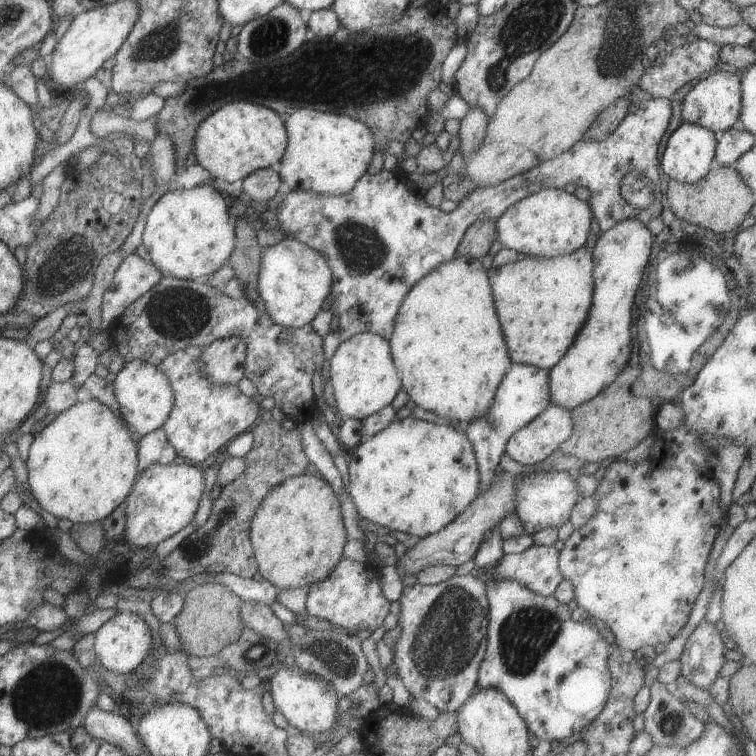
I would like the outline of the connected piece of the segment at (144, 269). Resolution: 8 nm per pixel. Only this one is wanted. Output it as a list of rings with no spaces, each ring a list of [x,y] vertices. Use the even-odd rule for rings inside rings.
[[[133,253],[120,260],[114,272],[112,282],[104,290],[100,304],[100,330],[111,328],[116,318],[119,318],[125,308],[141,298],[151,286],[155,286],[163,278],[161,270],[153,266],[146,257]]]

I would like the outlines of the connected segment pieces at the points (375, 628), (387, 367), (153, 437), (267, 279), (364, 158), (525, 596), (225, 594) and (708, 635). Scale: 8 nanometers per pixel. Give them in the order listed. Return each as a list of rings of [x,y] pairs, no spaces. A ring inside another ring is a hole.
[[[342,558],[327,578],[308,586],[305,612],[319,620],[327,620],[340,629],[345,629],[349,634],[362,636],[379,632],[383,642],[393,649],[401,634],[401,628],[396,625],[390,630],[381,630],[381,622],[389,614],[390,603],[381,592],[383,582],[377,568]]]
[[[371,332],[357,333],[341,341],[328,362],[329,382],[340,419],[362,420],[391,404],[401,388],[401,378],[393,366],[388,339]]]
[[[162,427],[143,436],[137,444],[137,476],[145,472],[151,464],[166,464],[178,461],[175,449],[165,436]]]
[[[280,238],[276,244],[261,249],[258,291],[271,320],[287,329],[296,329],[309,324],[321,310],[323,300],[330,295],[332,274],[327,258],[292,238]]]
[[[293,110],[284,122],[287,146],[278,176],[291,190],[337,196],[345,194],[367,173],[373,158],[373,132],[363,122],[335,113]]]
[[[485,578],[484,590],[488,602],[486,651],[473,693],[487,688],[499,690],[521,715],[528,732],[549,743],[565,740],[589,725],[603,710],[609,696],[611,676],[607,656],[612,646],[599,636],[590,621],[571,620],[567,605],[553,597],[535,594],[517,580]]]
[[[201,584],[189,590],[182,599],[181,612],[172,623],[181,651],[194,657],[215,657],[223,646],[239,638],[243,627],[240,617],[242,600],[228,588],[219,584]]]
[[[702,619],[686,639],[678,658],[680,675],[695,688],[708,689],[725,663],[724,649],[714,624]]]

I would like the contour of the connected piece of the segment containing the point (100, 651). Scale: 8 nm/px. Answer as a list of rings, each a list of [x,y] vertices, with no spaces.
[[[118,612],[113,618],[109,618],[101,624],[94,632],[94,644],[91,651],[103,668],[113,673],[126,674],[134,671],[143,662],[151,644],[151,632],[140,615]]]

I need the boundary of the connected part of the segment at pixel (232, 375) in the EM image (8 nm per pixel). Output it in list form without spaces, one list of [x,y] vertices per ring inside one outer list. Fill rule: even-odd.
[[[239,336],[215,339],[203,347],[199,358],[199,372],[211,383],[237,384],[244,376],[245,342]]]

